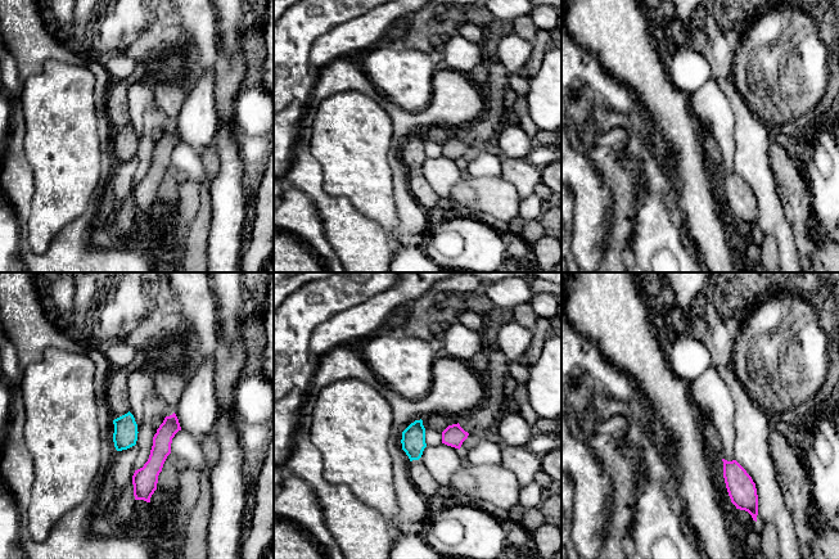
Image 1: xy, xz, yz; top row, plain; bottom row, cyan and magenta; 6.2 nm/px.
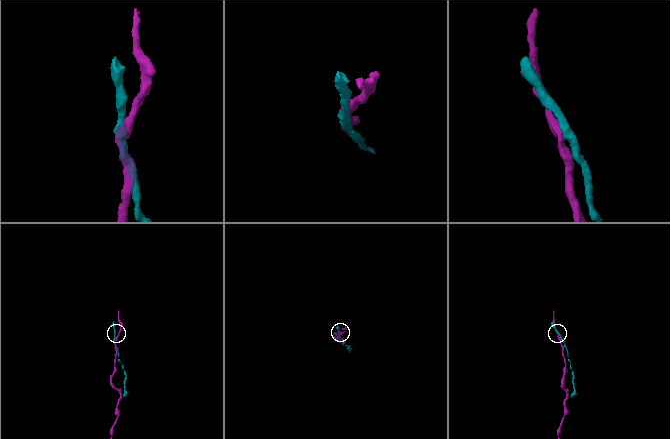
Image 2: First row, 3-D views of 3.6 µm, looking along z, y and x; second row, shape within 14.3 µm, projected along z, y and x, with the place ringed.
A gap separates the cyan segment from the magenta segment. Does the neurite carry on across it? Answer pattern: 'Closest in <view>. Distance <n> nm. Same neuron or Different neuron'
Closest in xy. Distance 100 nm. Different neuron

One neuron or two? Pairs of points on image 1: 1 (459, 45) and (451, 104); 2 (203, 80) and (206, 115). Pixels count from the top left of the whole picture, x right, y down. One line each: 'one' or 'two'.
1: two
2: one

